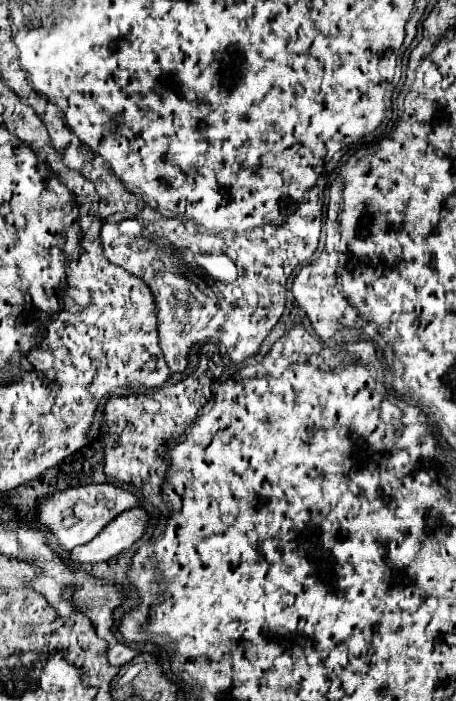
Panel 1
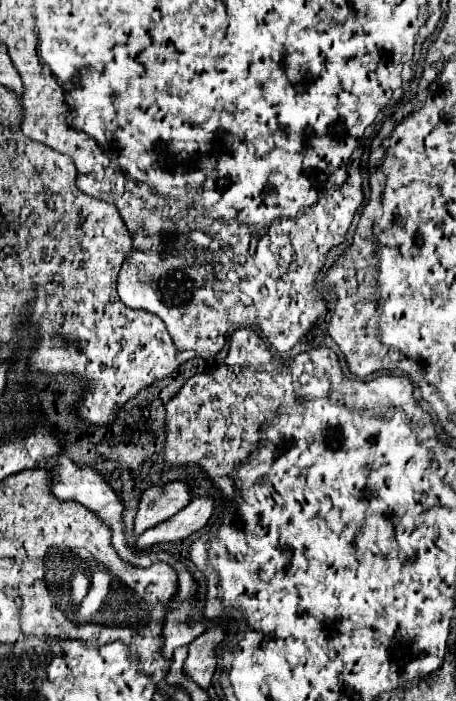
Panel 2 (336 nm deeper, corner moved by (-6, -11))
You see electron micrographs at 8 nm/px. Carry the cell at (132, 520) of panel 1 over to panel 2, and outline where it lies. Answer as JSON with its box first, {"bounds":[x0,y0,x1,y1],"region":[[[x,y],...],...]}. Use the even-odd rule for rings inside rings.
{"bounds":[136,496,214,550],"region":[[[194,496],[186,508],[182,508],[178,514],[172,518],[164,520],[162,524],[146,530],[144,534],[138,536],[136,548],[138,550],[148,550],[154,544],[162,542],[174,542],[174,540],[184,540],[190,534],[202,530],[214,510],[214,502],[208,496]]]}

